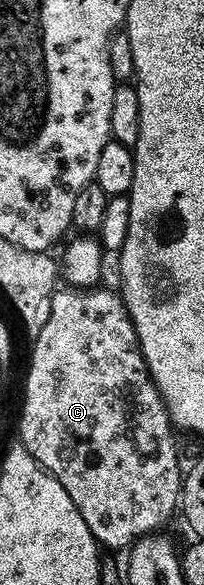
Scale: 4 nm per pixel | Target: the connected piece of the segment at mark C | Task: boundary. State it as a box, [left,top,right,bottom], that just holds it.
[18,288,185,550]

